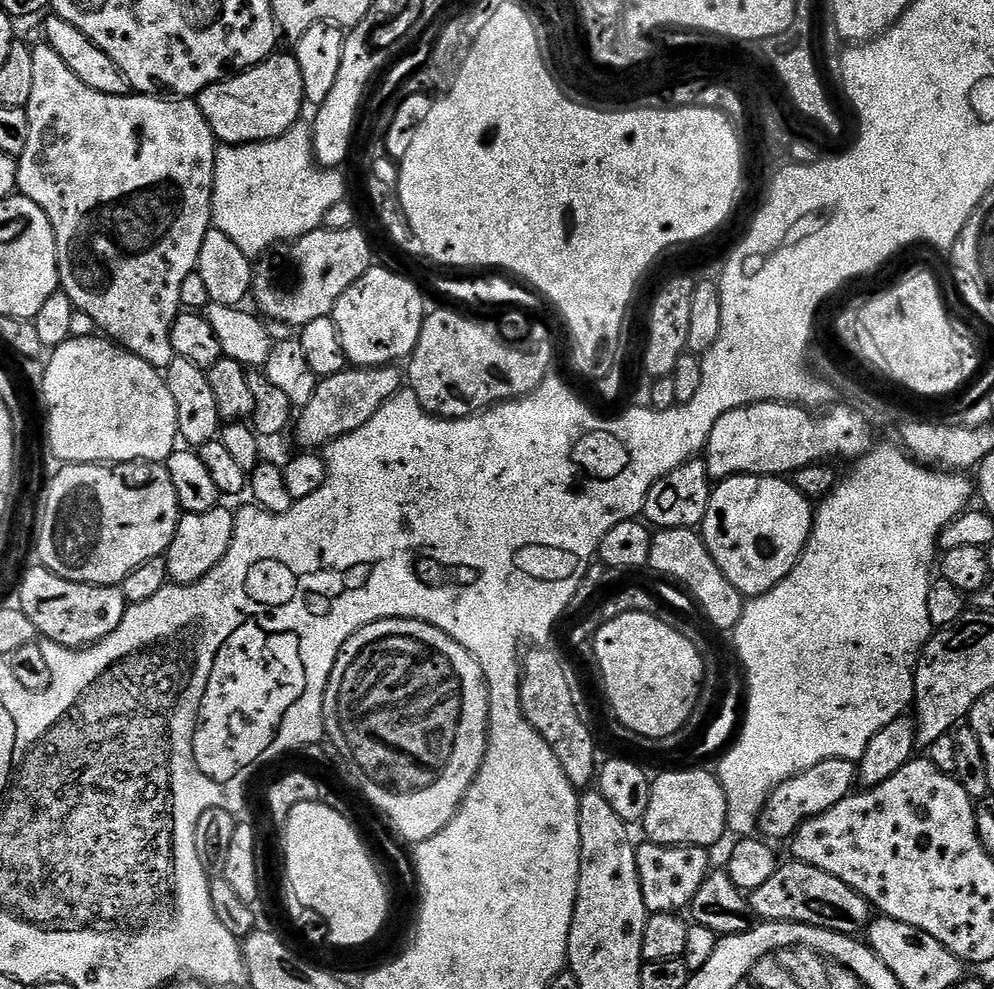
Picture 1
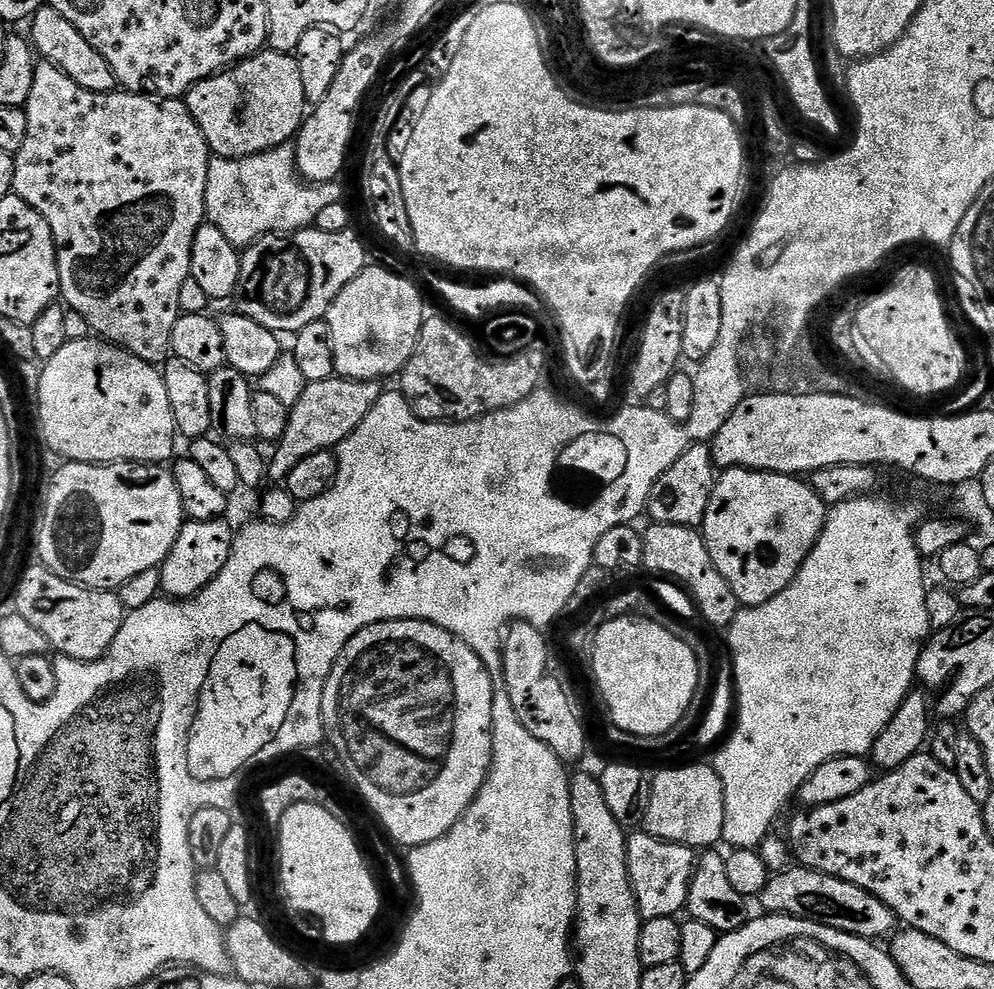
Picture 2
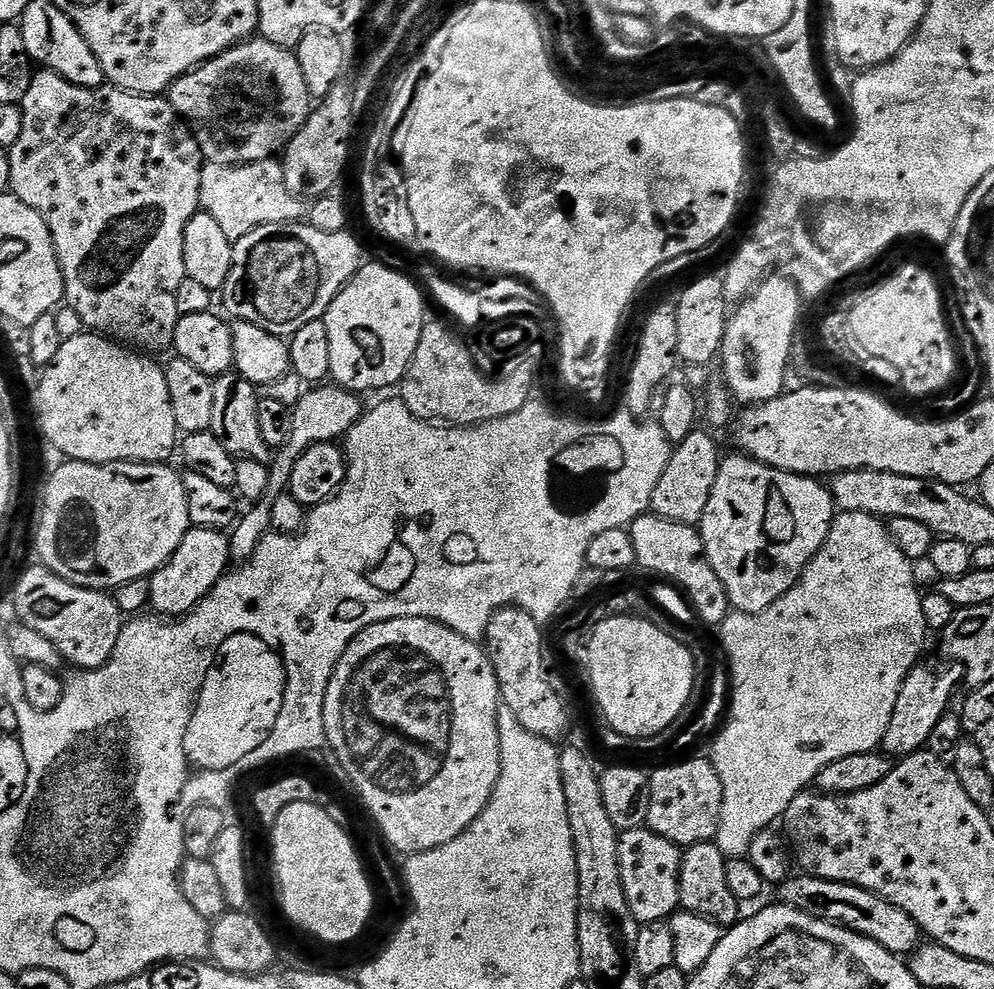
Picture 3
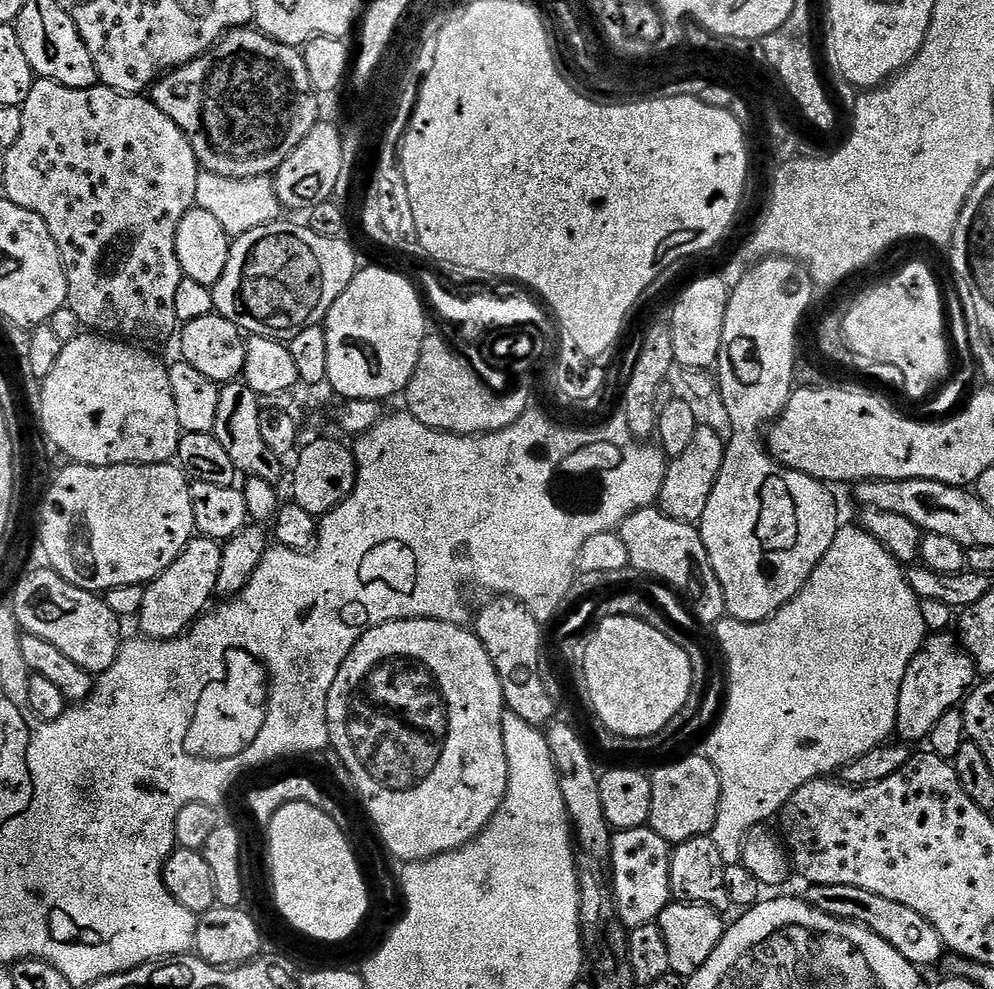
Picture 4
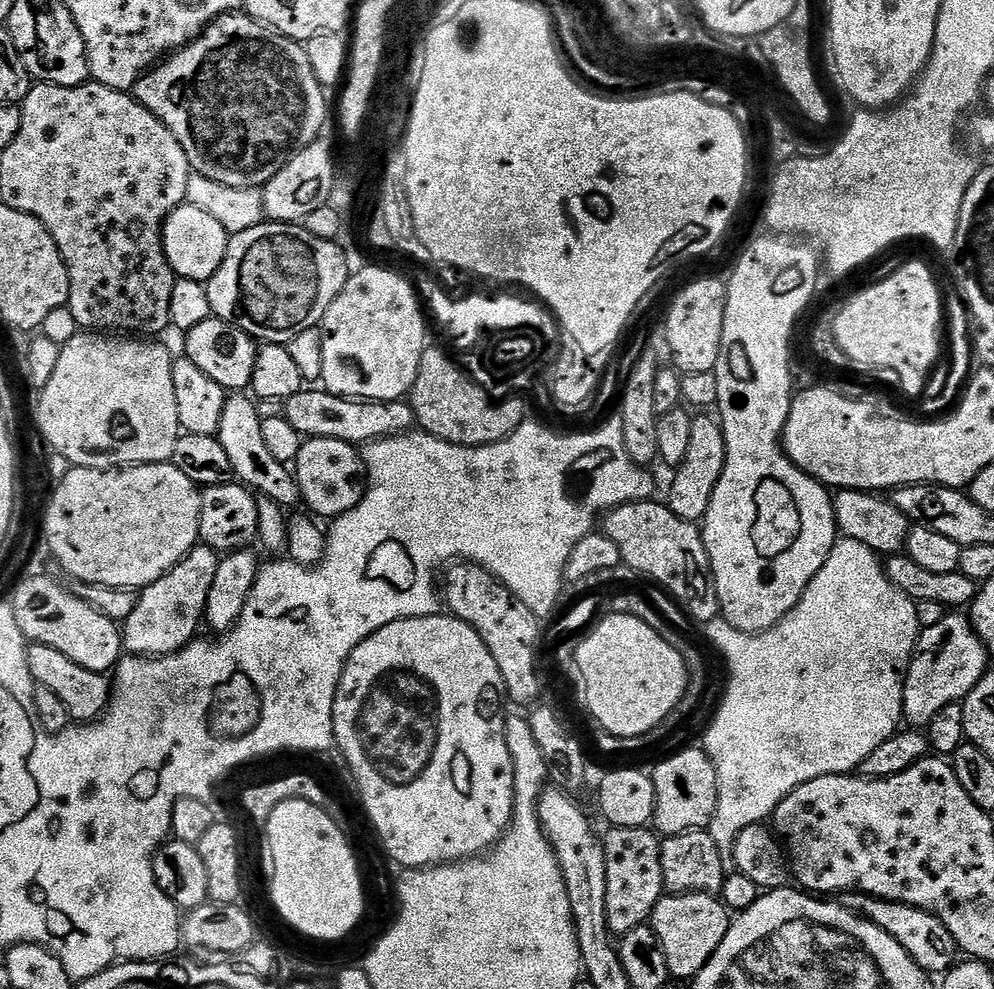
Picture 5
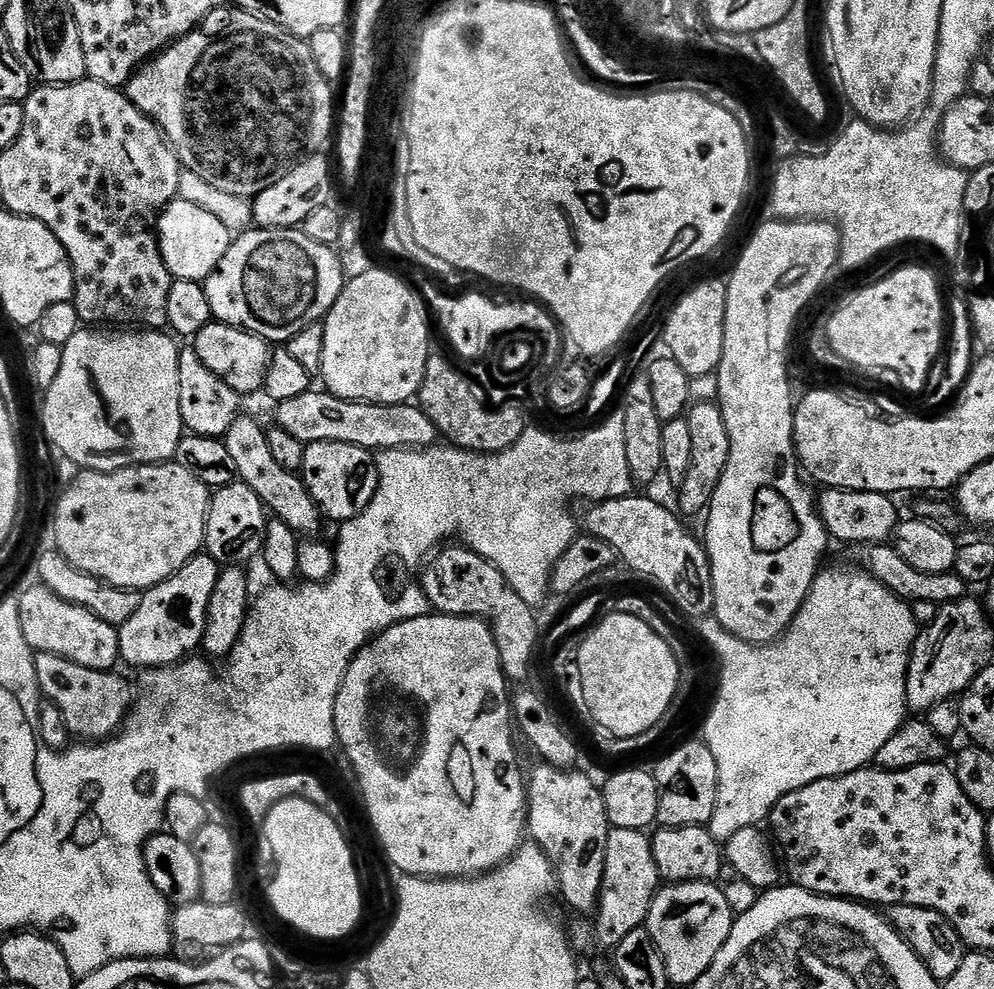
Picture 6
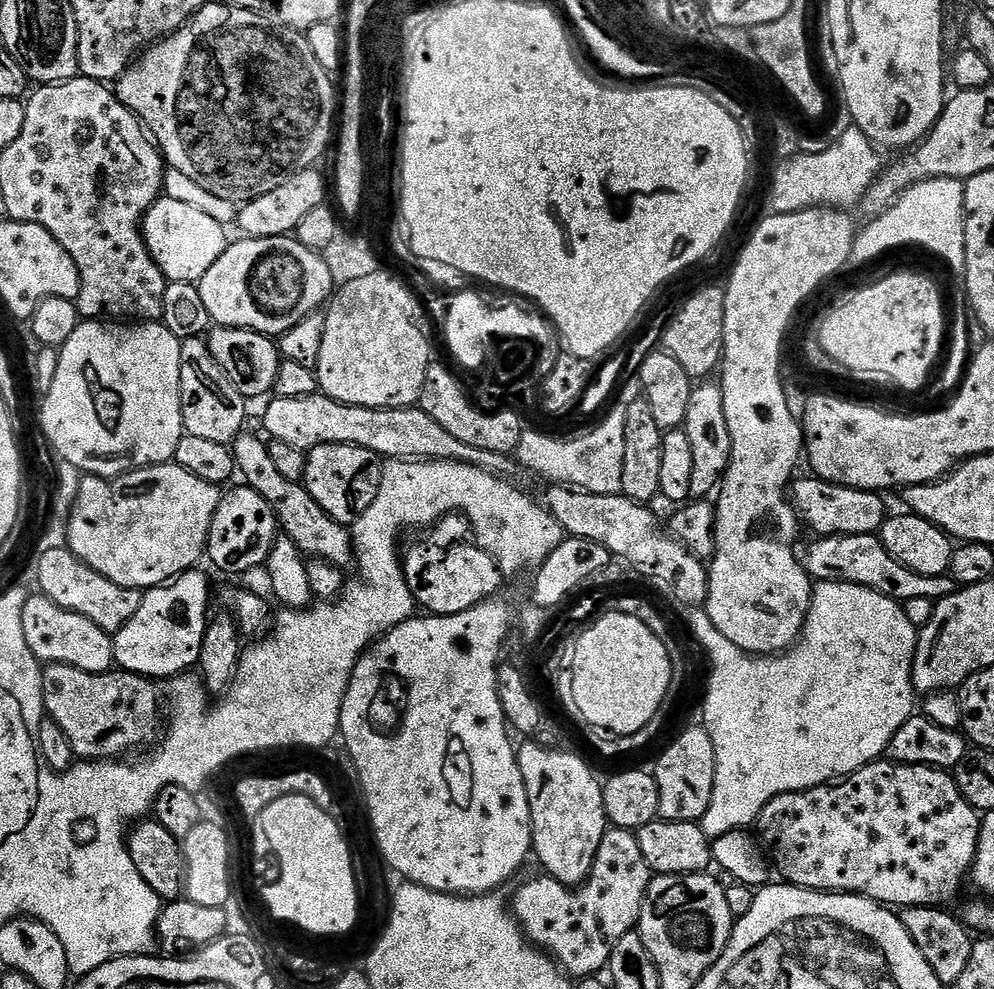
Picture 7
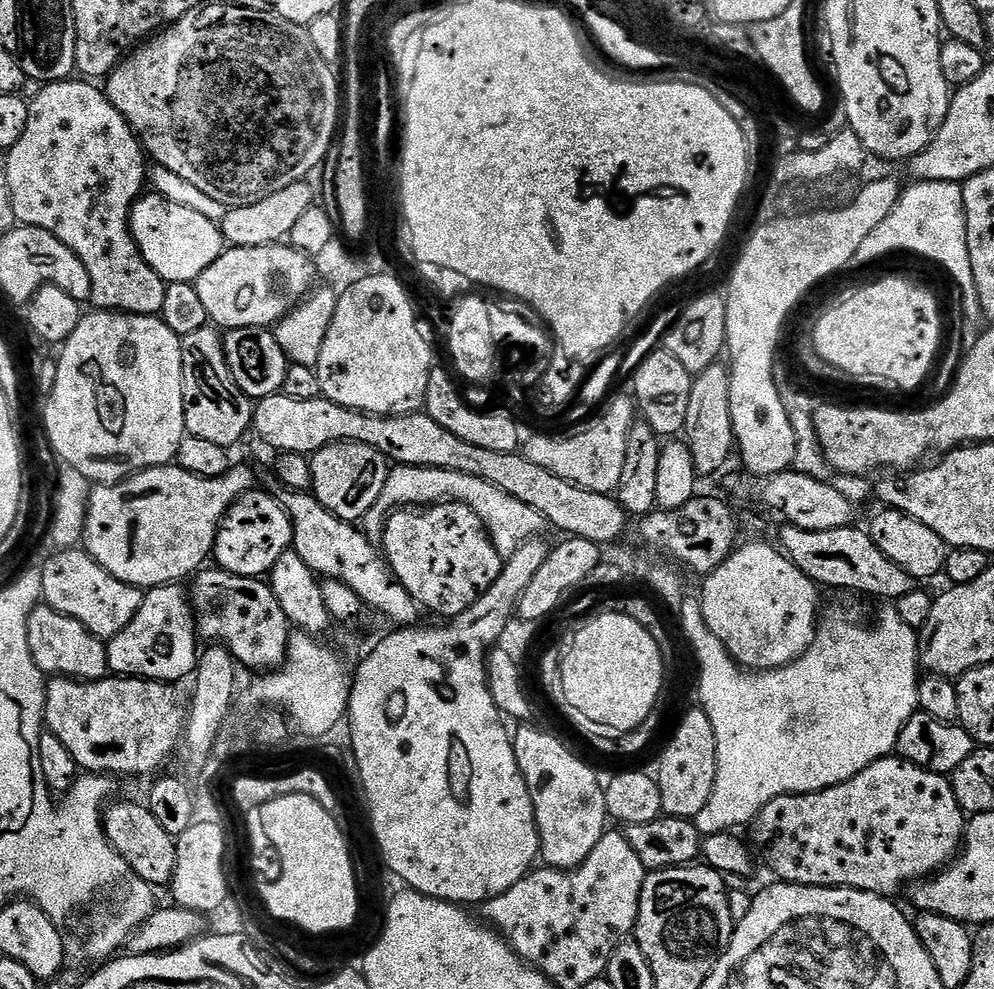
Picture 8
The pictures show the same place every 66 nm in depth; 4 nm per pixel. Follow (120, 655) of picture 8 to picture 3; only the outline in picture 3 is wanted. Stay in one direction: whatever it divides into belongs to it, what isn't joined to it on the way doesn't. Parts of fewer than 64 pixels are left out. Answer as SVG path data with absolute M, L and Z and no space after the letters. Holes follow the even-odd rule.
M189 527L178 550L150 577L150 608L160 618L183 618L214 590L233 563L230 536L218 528Z

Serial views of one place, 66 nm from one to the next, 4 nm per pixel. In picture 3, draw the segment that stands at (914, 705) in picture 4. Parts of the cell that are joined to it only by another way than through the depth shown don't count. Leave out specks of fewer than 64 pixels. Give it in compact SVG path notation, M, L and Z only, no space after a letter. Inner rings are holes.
M924 667L912 668L906 682L902 682L902 690L898 694L898 702L894 705L894 714L890 718L890 726L886 726L882 748L893 758L909 756L927 745L938 718L942 718L950 711L951 704L948 703L951 702L956 687L962 684L959 671L943 672L940 668Z

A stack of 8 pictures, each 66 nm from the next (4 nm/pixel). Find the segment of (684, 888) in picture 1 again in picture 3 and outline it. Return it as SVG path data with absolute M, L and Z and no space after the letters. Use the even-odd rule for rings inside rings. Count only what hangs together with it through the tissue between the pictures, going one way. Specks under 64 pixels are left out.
M645 826L631 828L618 838L618 870L622 874L622 886L626 902L637 925L668 920L680 908L678 878L682 870L684 853L681 845L662 838Z

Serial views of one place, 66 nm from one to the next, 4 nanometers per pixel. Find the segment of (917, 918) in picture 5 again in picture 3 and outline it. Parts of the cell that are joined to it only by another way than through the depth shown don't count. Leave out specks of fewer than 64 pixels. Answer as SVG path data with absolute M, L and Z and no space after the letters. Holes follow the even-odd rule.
M807 874L799 875L793 875L779 885L779 899L783 903L819 920L834 922L846 930L854 930L866 938L874 938L874 942L886 946L886 950L901 958L911 957L920 947L922 933L918 922L914 922L914 918L910 918L910 914L906 914L906 910L902 910L897 904L892 904L886 898L853 884L823 880Z

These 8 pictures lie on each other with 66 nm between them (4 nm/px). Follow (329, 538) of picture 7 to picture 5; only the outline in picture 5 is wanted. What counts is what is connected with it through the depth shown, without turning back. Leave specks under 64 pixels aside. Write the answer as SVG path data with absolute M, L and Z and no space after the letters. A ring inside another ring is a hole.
M248 394L229 395L226 406L222 410L222 422L218 438L222 442L222 450L230 457L230 466L234 466L234 477L245 488L253 493L270 498L280 504L285 510L292 510L295 504L301 503L300 487L296 484L295 475L285 465L278 462L278 458L270 455L270 449L262 438L262 426L257 401Z

